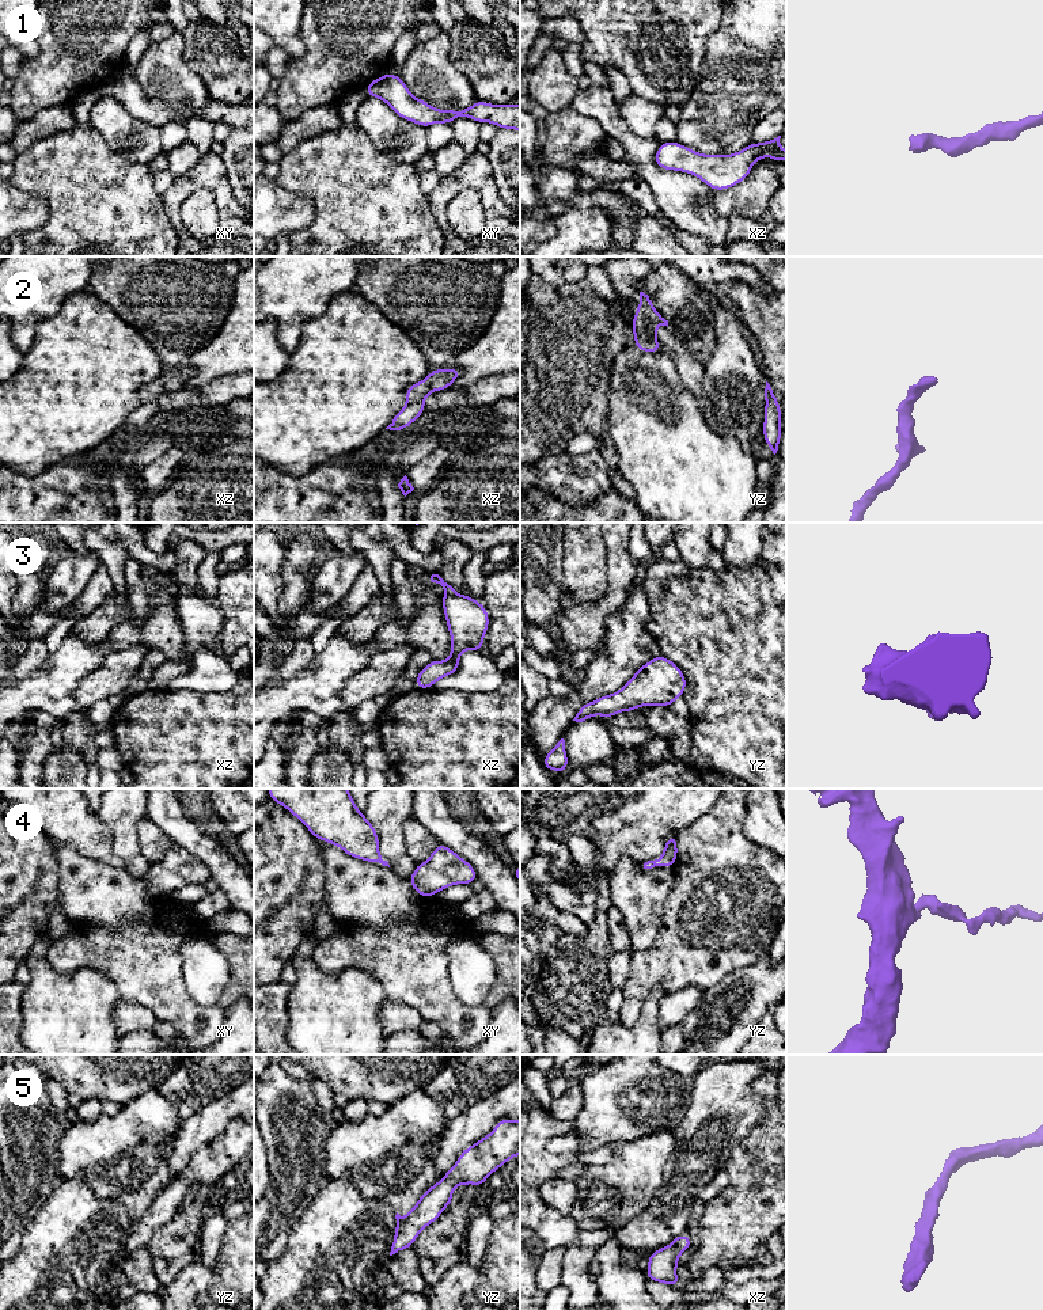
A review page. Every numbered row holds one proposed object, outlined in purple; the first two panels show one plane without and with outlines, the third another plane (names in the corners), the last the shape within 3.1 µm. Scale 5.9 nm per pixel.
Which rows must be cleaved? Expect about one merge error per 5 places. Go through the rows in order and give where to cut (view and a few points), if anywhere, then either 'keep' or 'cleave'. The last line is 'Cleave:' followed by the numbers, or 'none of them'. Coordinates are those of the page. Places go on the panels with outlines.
1: no cut | keep
2: no cut | keep
3: no cut | keep
4: no cut | keep
5: no cut | keep
Cleave: none of them

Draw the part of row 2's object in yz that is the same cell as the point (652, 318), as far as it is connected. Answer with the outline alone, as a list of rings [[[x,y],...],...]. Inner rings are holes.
[[[640,292],[640,305],[634,312],[632,330],[634,333],[636,348],[641,352],[660,353],[660,345],[656,338],[656,327],[667,326],[665,320],[653,307],[652,300],[644,292]]]

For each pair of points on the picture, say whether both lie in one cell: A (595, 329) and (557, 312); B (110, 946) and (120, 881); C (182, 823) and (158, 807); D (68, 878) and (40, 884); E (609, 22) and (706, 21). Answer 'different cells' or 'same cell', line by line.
A: same cell
B: different cells
C: same cell
D: different cells
E: same cell

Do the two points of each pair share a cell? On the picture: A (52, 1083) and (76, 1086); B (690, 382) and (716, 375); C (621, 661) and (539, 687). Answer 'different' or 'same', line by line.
A: different
B: different
C: different

